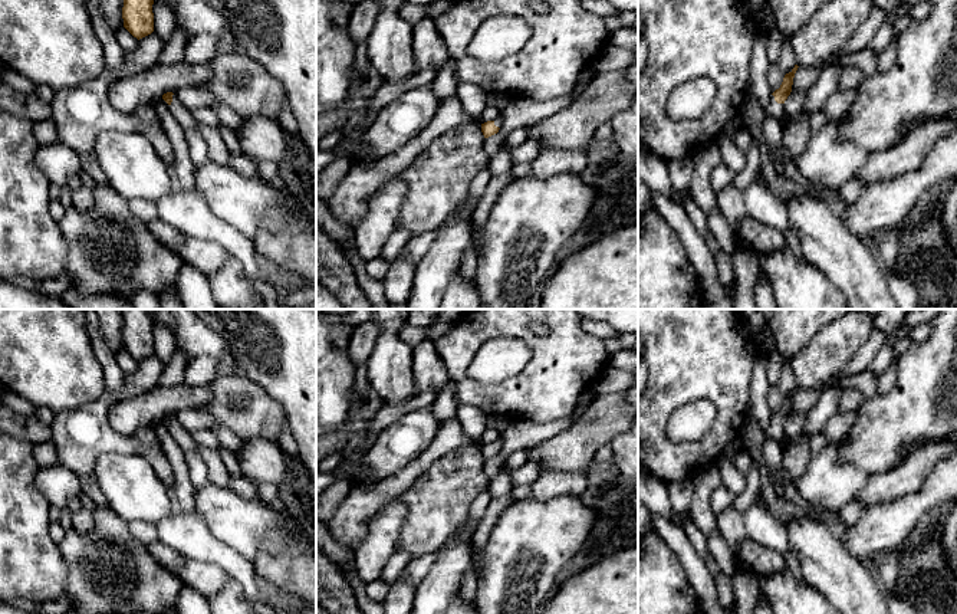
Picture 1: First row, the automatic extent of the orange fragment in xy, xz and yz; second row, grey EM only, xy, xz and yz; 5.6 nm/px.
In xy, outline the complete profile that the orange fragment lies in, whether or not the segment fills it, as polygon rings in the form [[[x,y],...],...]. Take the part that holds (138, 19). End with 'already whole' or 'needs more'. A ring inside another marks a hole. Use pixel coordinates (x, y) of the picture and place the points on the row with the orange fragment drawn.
[[[124,0],[124,27],[138,40],[154,32],[154,0]]] | already whole

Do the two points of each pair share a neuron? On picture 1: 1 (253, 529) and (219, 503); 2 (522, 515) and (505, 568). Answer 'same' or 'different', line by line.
1: same
2: same

